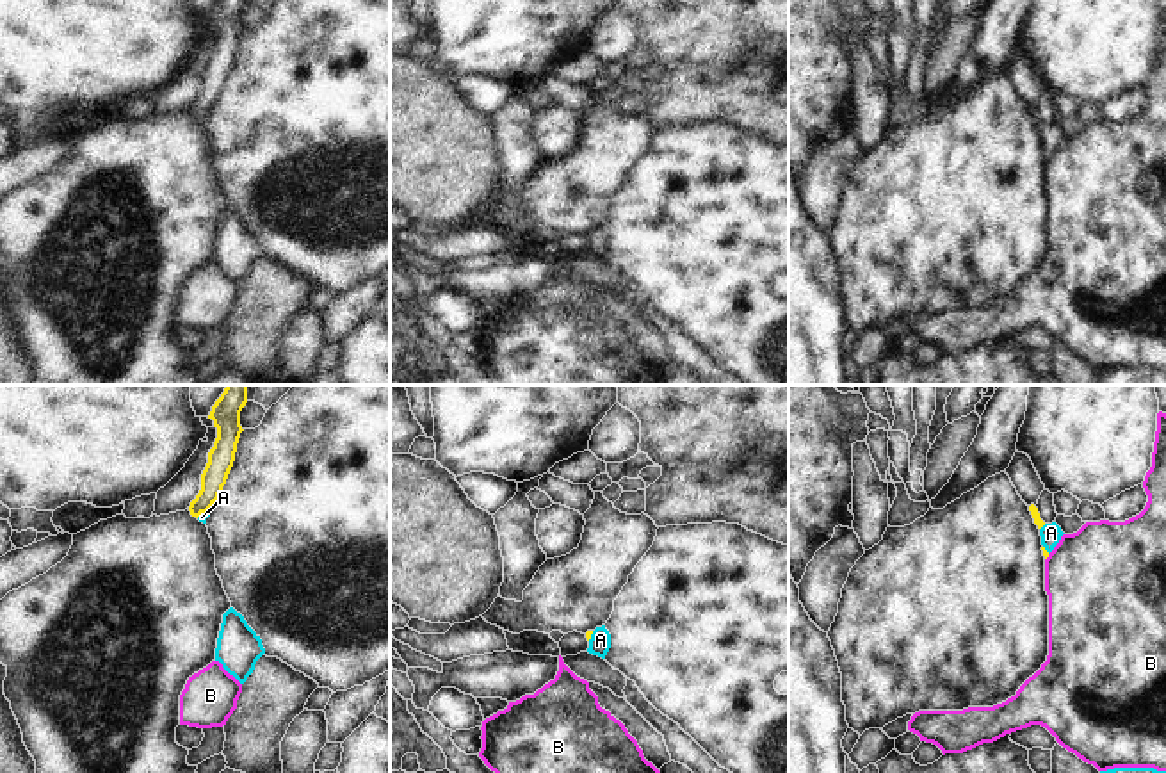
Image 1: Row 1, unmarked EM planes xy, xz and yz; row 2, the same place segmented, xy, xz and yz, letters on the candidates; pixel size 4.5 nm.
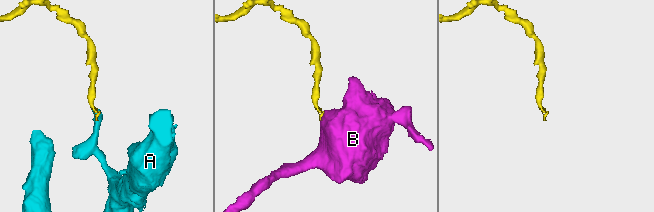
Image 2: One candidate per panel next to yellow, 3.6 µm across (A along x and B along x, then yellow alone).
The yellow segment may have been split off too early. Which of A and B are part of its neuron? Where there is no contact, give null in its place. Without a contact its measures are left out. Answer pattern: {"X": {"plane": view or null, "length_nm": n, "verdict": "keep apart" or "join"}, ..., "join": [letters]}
{"A": {"plane": "xy", "length_nm": 70, "verdict": "join"}, "B": {"plane": "yz", "length_nm": 40, "verdict": "keep apart"}, "join": ["A"]}

